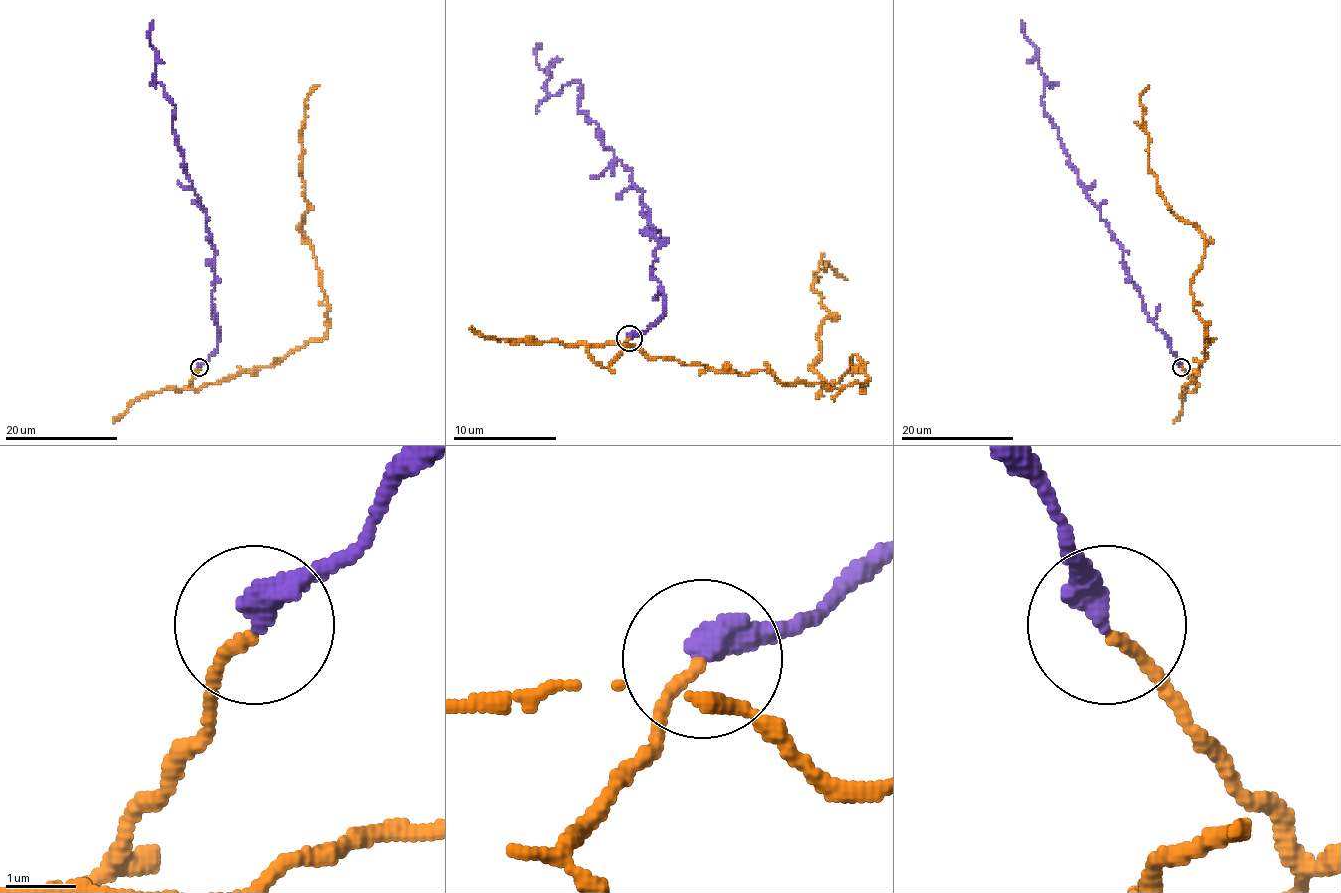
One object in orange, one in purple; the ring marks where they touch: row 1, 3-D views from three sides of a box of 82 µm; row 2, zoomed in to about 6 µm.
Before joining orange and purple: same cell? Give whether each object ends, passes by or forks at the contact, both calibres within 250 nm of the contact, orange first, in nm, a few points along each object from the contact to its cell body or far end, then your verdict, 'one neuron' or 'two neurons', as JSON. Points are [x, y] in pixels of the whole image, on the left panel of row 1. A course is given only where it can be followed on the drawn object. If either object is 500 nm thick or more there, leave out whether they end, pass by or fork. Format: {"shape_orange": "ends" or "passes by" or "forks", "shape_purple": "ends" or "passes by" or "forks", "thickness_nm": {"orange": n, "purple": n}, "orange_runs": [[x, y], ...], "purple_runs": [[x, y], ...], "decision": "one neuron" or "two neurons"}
{"shape_orange": "ends", "shape_purple": "ends", "thickness_nm": {"orange": 150, "purple": 400}, "orange_runs": [[200, 367], [179, 391], [273, 366], [325, 336], [328, 298], [300, 229], [308, 207], [301, 124], [318, 84]], "purple_runs": [[200, 367], [218, 340], [211, 311], [215, 249], [176, 142], [173, 101], [153, 80], [152, 21]], "decision": "one neuron"}

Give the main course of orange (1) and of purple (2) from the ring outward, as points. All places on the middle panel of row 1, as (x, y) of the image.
1: (629, 339), (606, 367), (591, 354), (852, 385), (855, 354), (836, 383), (813, 370), (816, 271), (847, 279)
2: (629, 339), (663, 315), (650, 271), (658, 230), (578, 108), (583, 85), (544, 90), (541, 44)

